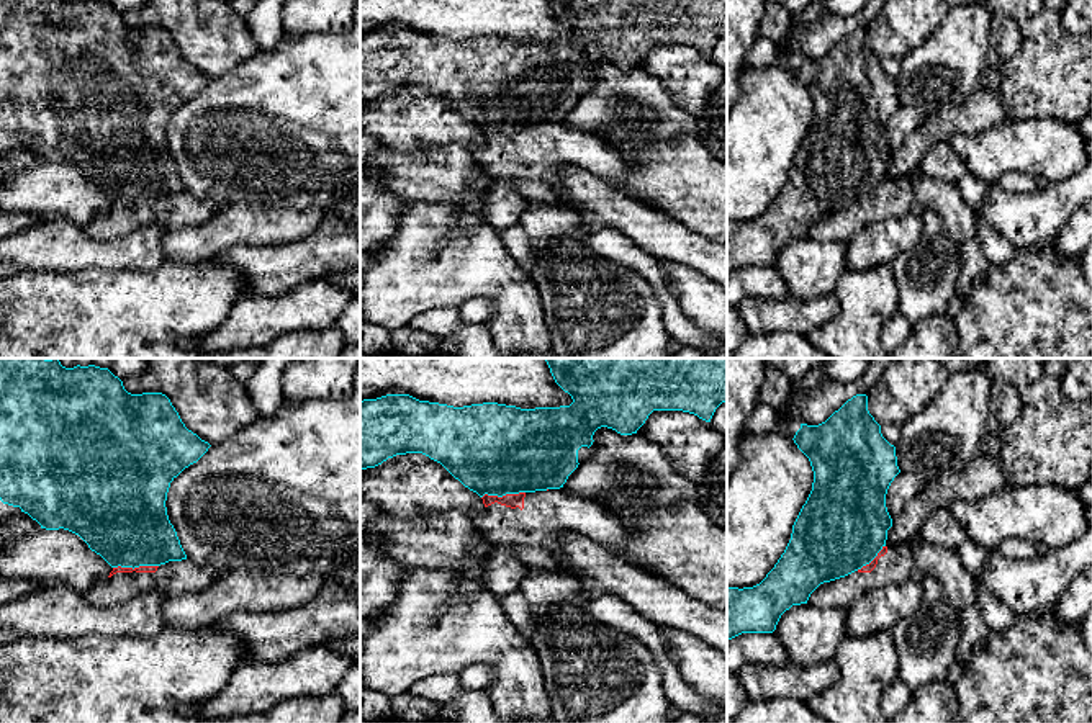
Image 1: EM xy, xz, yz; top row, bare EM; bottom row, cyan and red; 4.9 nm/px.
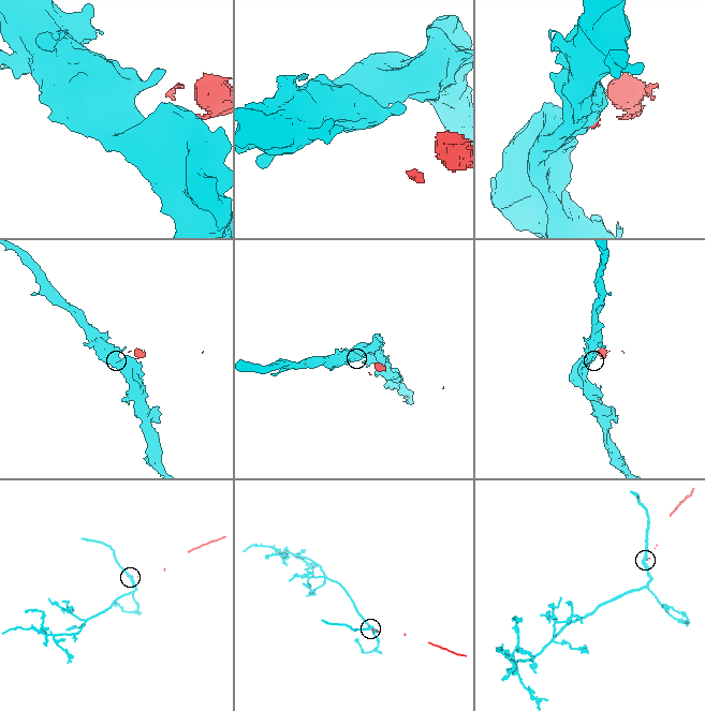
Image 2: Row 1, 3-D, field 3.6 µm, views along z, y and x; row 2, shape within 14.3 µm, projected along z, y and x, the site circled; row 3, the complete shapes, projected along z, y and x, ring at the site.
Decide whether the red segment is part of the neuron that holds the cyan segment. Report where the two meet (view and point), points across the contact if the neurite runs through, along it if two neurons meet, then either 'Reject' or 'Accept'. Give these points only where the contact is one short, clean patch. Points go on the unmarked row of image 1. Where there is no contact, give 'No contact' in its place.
Touches cyan at xy (135, 200). Reject

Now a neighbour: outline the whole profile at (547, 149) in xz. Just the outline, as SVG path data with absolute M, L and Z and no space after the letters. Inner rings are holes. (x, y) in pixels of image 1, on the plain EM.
M563 121L503 131L485 128L481 132L485 142L468 146L468 150L493 178L534 180L558 188L563 170L578 167L637 198L625 183L632 162L606 141L566 128Z

